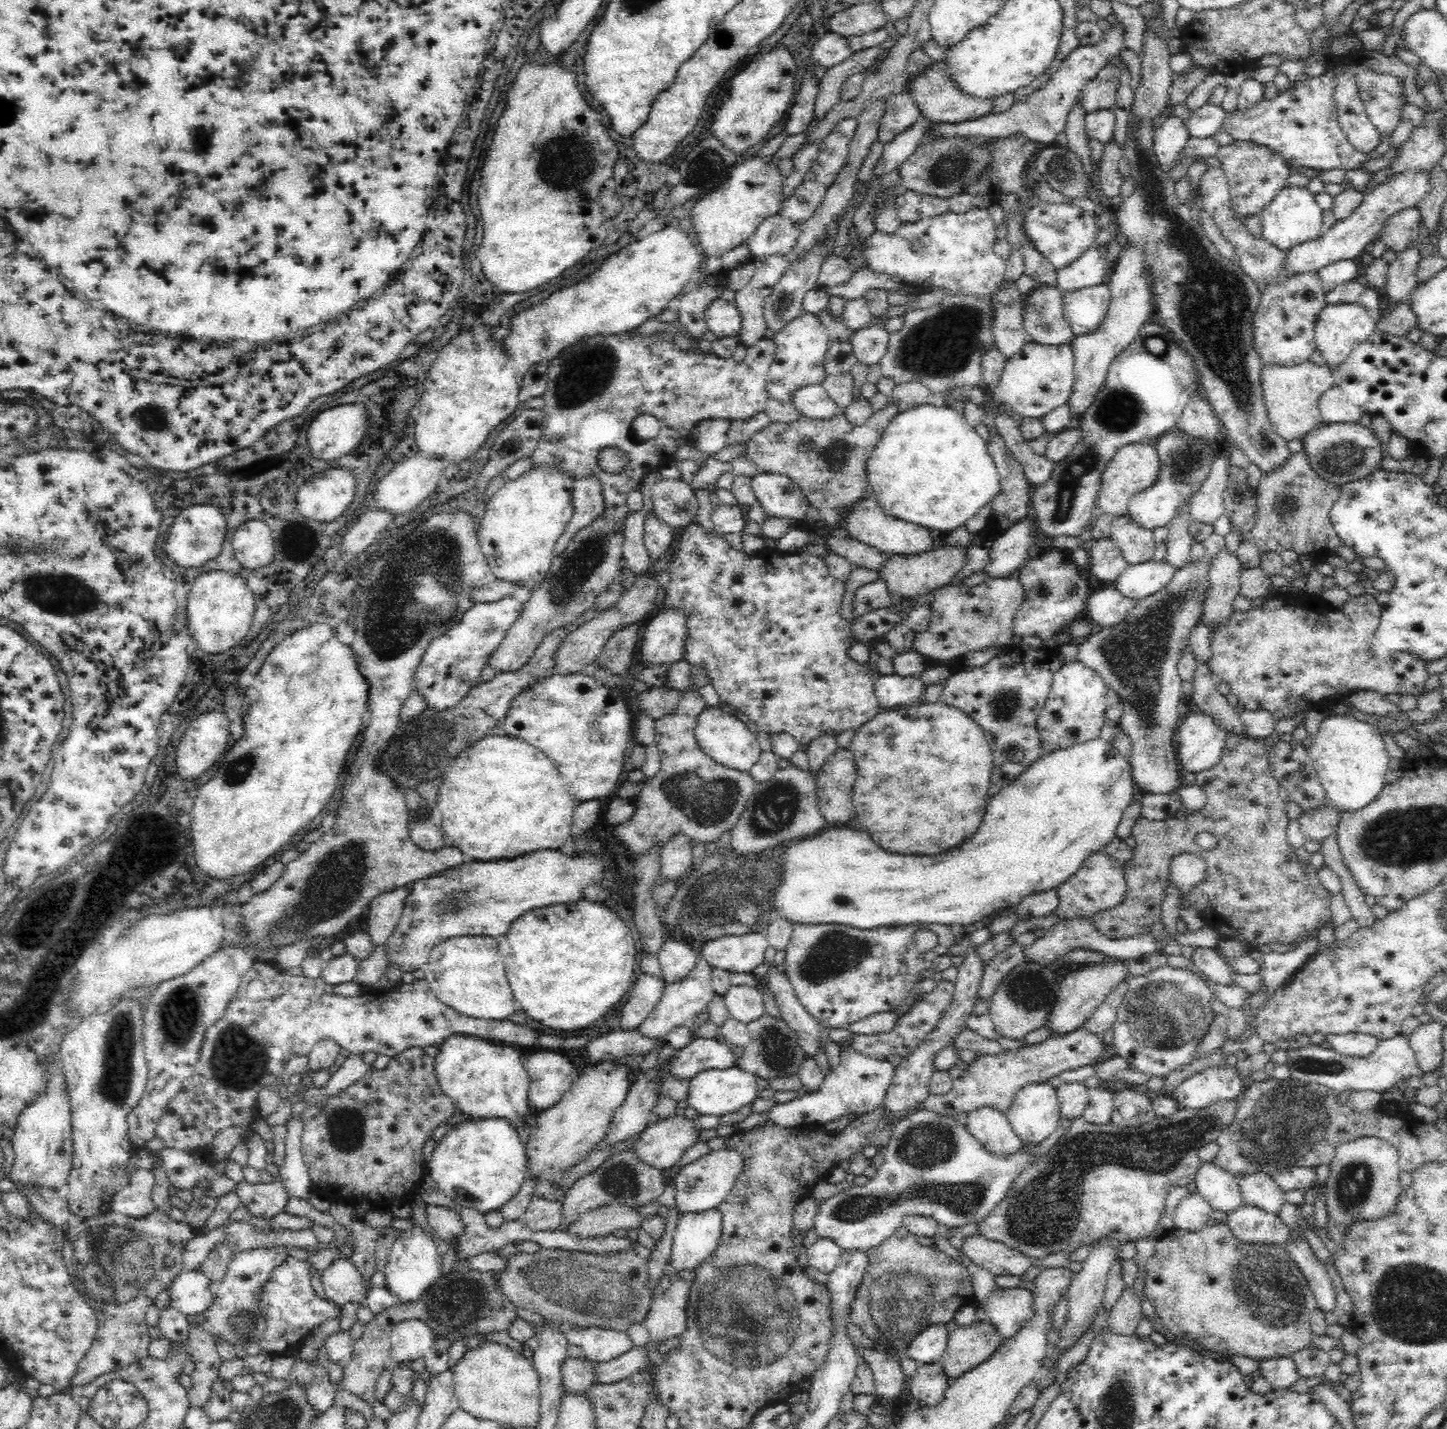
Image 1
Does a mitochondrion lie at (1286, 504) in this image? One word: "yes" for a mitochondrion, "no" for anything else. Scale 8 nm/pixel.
yes

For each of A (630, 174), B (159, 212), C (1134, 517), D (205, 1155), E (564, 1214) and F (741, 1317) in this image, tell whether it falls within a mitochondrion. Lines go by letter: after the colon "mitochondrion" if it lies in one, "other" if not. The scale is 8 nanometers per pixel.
A: other
B: other
C: other
D: other
E: other
F: mitochondrion

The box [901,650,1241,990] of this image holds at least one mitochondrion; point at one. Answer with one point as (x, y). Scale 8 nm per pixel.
(1005, 703)

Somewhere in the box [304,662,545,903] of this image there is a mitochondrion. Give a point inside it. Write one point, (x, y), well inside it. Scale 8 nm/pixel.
(407, 770)

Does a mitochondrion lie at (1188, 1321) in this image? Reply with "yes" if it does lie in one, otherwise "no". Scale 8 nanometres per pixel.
no

